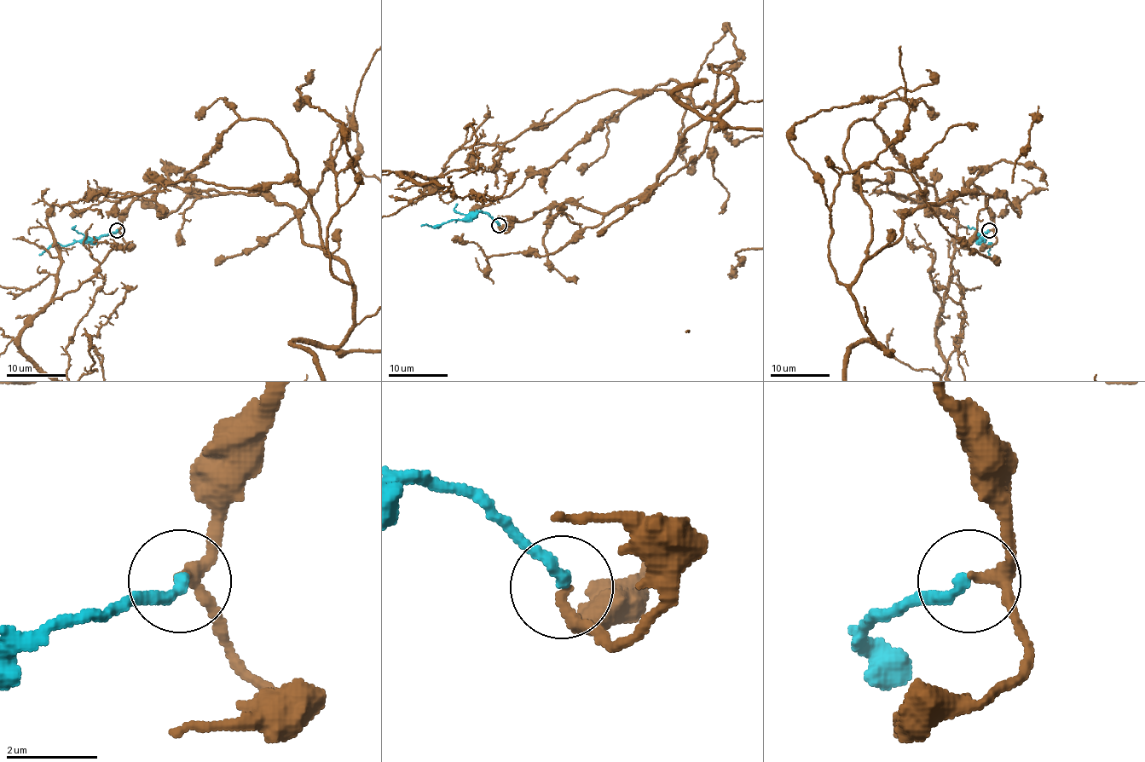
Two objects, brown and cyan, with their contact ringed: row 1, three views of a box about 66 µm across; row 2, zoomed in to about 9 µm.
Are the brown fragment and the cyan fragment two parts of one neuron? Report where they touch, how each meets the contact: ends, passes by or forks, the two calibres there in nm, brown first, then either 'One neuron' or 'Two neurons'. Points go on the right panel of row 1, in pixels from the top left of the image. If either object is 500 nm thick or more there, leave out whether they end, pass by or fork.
Place: (989, 230). At the ring brown passes by. At the ring cyan ends. Thickness 240 nm (brown) against 260 nm. One neuron

